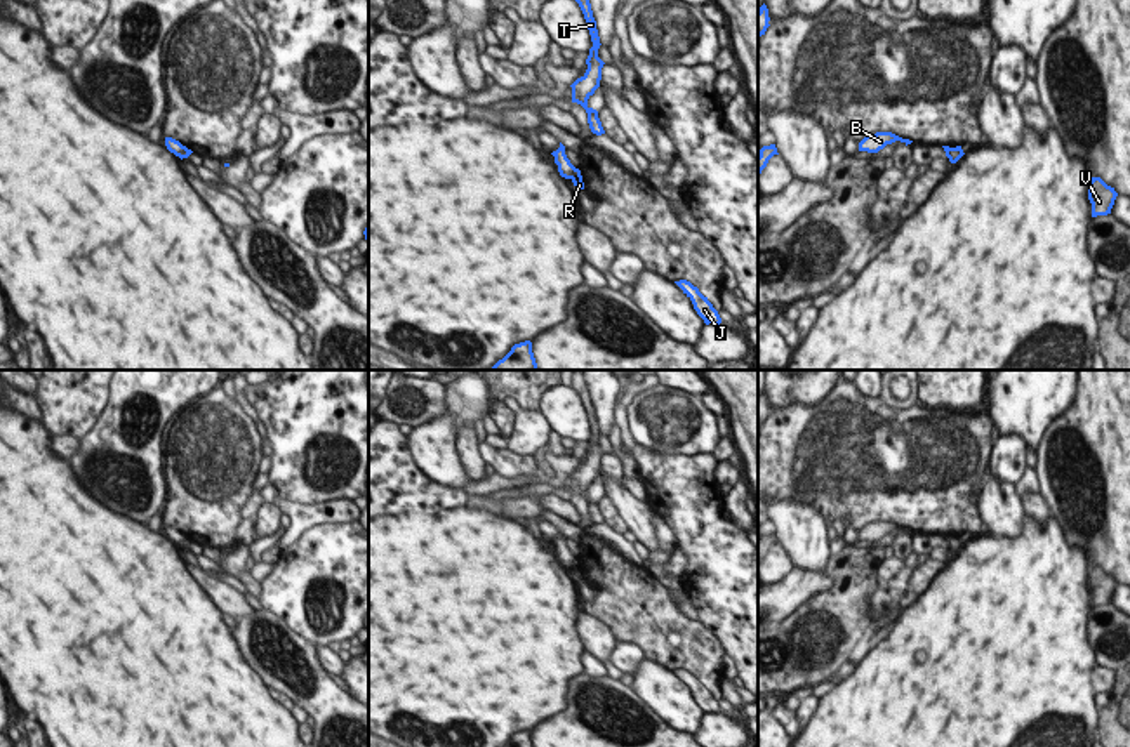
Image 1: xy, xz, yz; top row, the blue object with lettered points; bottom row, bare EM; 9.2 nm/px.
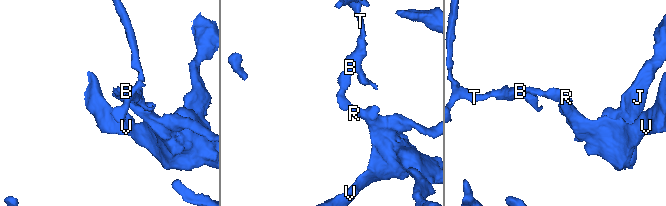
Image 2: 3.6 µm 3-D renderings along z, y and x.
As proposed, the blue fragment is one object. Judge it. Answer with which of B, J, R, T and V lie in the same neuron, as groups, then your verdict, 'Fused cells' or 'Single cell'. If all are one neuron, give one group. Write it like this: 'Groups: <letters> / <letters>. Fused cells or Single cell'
Groups: B T / J R V. Fused cells.

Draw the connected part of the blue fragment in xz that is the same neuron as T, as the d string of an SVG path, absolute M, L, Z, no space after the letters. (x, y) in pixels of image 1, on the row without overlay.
M579 372L572 374L572 387L579 393L584 403L584 408L588 412L588 419L591 424L591 431L593 431L593 436L589 438L589 445L586 448L586 453L588 453L586 462L570 474L572 492L577 492L586 499L591 521L596 525L602 525L605 523L605 519L598 507L598 500L588 495L588 488L600 476L600 469L602 469L602 457L605 453L598 446L598 438L602 433L596 419L596 410L593 407L591 393L589 393L588 382L584 380L584 374L579 374Z

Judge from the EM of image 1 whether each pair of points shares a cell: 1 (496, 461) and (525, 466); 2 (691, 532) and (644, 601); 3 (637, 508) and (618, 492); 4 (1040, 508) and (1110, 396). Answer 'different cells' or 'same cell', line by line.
1: same cell
2: different cells
3: same cell
4: different cells

